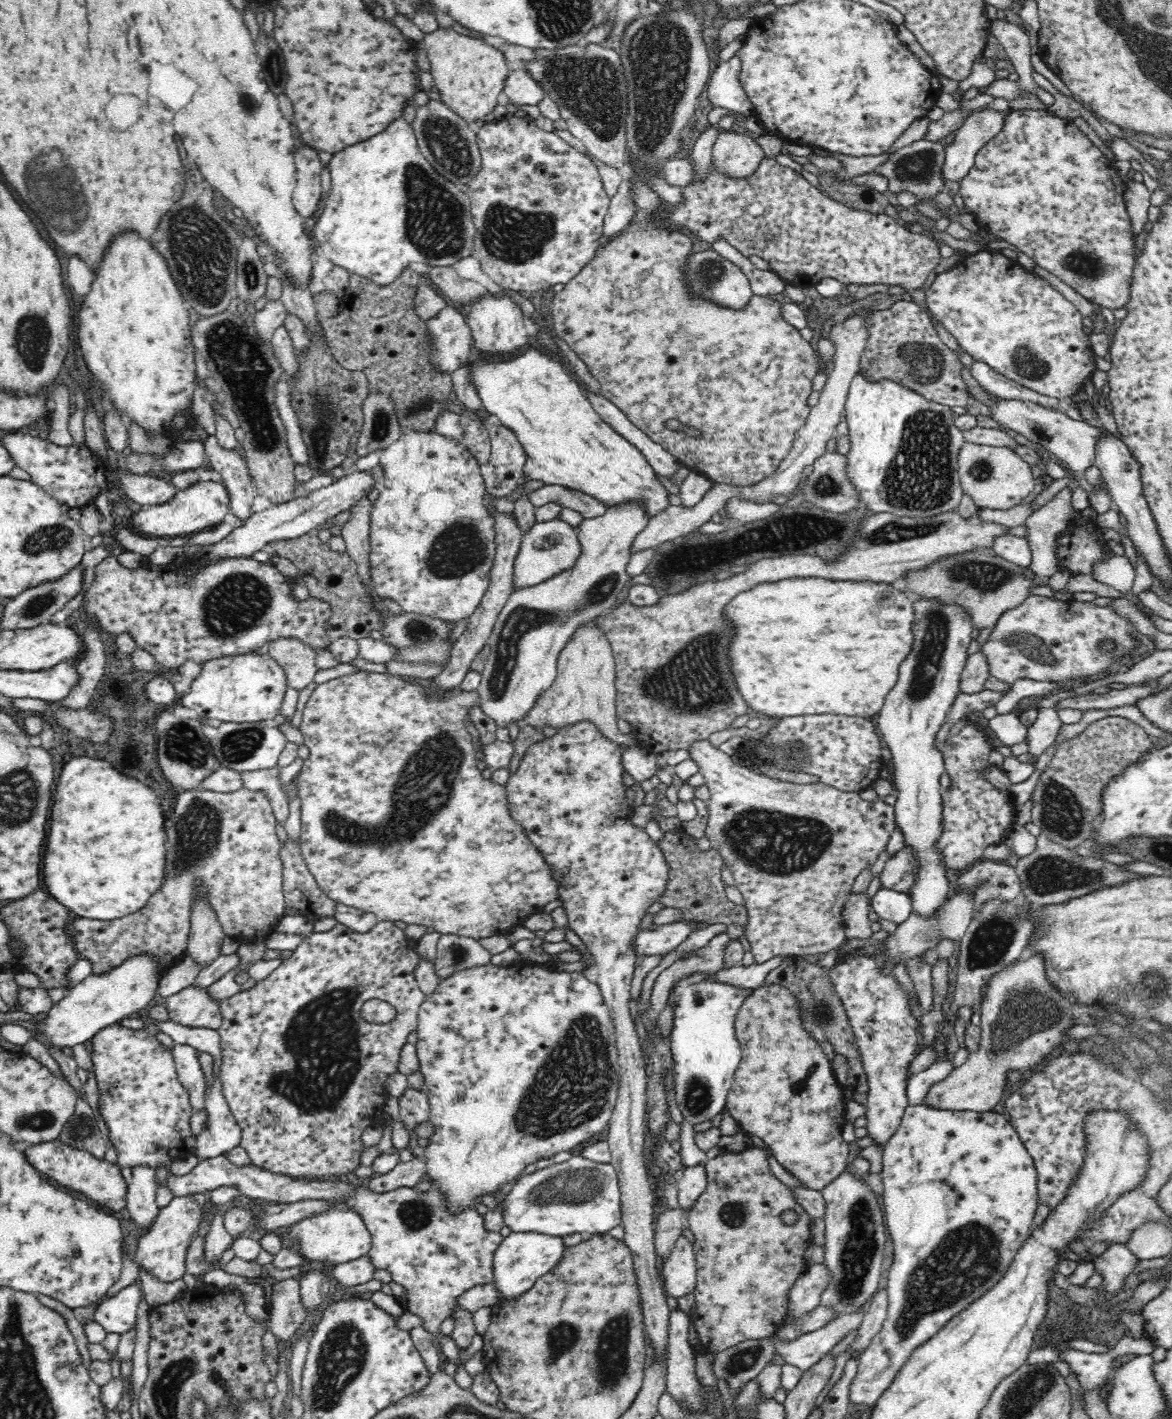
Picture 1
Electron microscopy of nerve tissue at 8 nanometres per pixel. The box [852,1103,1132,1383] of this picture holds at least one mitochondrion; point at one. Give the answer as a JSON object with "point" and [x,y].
{"point":[969,1256]}

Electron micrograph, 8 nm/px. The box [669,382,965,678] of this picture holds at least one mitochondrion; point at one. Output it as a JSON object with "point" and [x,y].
{"point":[921,467]}

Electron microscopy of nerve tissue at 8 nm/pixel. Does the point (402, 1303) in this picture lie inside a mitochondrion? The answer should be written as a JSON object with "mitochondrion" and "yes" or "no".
{"mitochondrion":"no"}

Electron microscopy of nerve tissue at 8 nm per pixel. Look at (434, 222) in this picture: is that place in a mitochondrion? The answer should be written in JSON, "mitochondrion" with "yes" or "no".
{"mitochondrion":"yes"}

